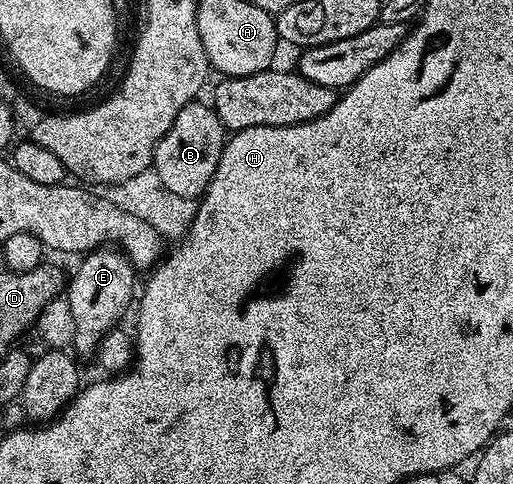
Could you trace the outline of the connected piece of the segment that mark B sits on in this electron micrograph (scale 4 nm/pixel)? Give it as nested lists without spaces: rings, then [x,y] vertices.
[[[196,102],[185,106],[181,114],[173,118],[173,126],[169,126],[169,130],[157,142],[153,171],[170,193],[198,201],[206,192],[213,174],[217,174],[223,145],[228,139],[221,118],[217,118],[215,109],[210,103]]]

